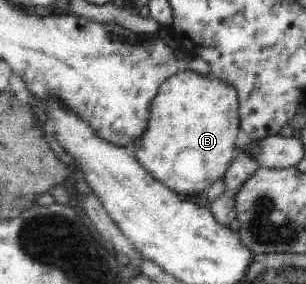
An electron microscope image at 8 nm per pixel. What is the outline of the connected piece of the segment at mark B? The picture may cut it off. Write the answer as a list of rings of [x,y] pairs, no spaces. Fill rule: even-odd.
[[[178,71],[152,97],[148,118],[146,132],[129,148],[156,181],[192,199],[225,175],[240,128],[236,88],[194,71]]]

